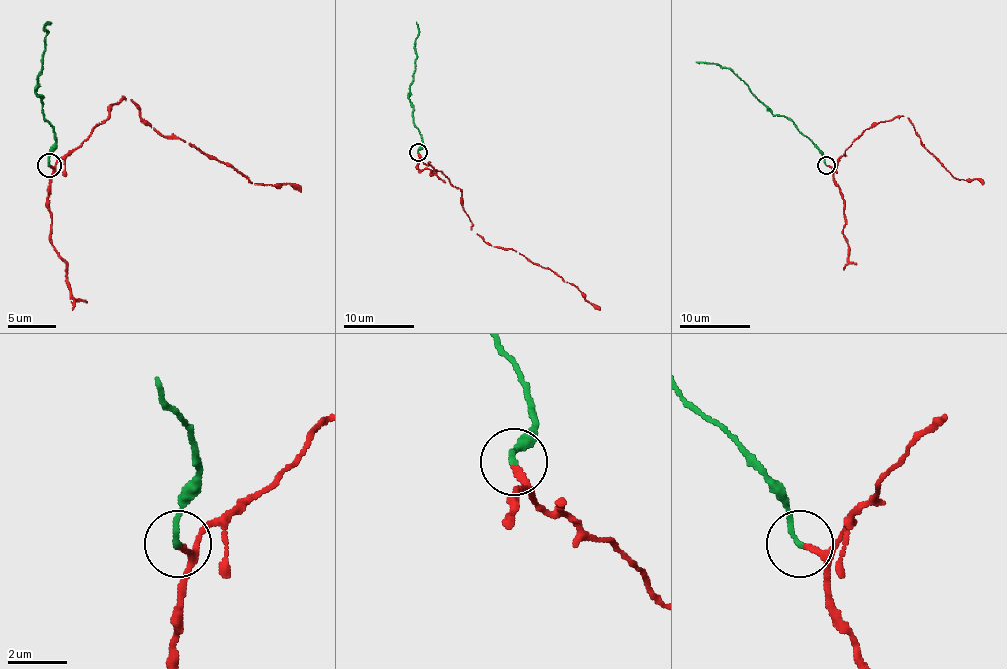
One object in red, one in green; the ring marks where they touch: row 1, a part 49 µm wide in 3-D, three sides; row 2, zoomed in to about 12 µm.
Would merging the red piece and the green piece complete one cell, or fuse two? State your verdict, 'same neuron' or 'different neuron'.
same neuron

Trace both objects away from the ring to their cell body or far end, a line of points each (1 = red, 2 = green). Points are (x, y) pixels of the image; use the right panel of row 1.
1: (827, 166), (832, 167), (864, 132), (904, 116), (913, 123), (922, 144), (955, 178), (976, 178), (983, 185)
2: (827, 166), (823, 153), (790, 120), (774, 115), (728, 69), (707, 62), (695, 62)

